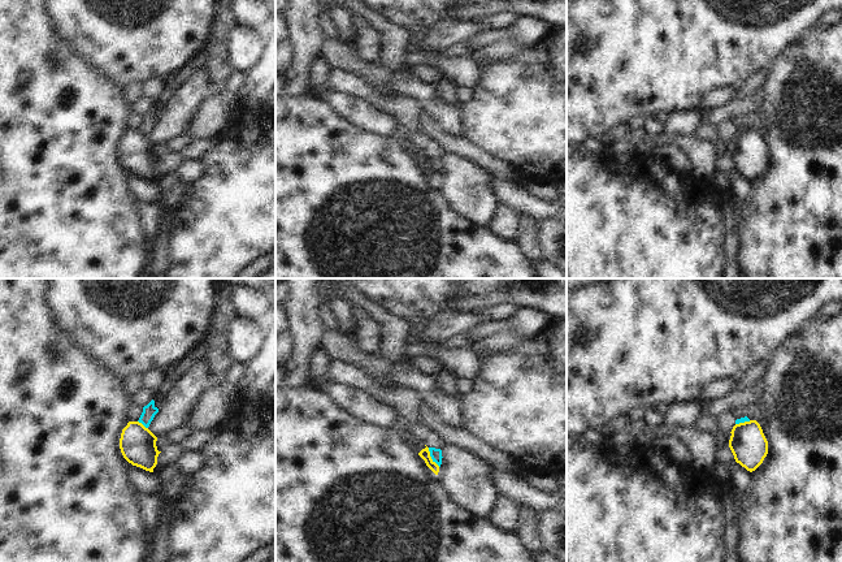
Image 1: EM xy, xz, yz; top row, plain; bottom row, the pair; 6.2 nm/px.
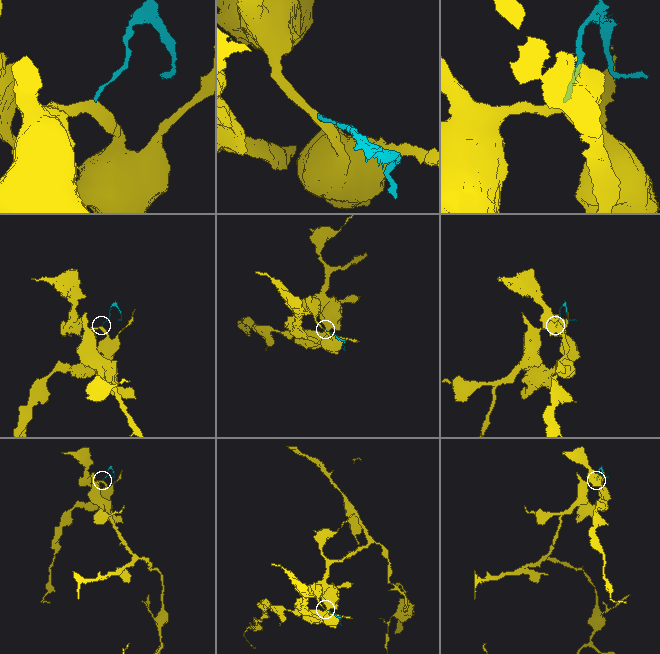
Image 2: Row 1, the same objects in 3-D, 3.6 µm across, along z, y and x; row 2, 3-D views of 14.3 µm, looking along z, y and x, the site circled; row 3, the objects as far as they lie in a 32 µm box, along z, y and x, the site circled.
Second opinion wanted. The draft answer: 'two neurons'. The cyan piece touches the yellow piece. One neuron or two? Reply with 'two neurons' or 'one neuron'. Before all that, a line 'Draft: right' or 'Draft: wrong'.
Draft: right
two neurons

